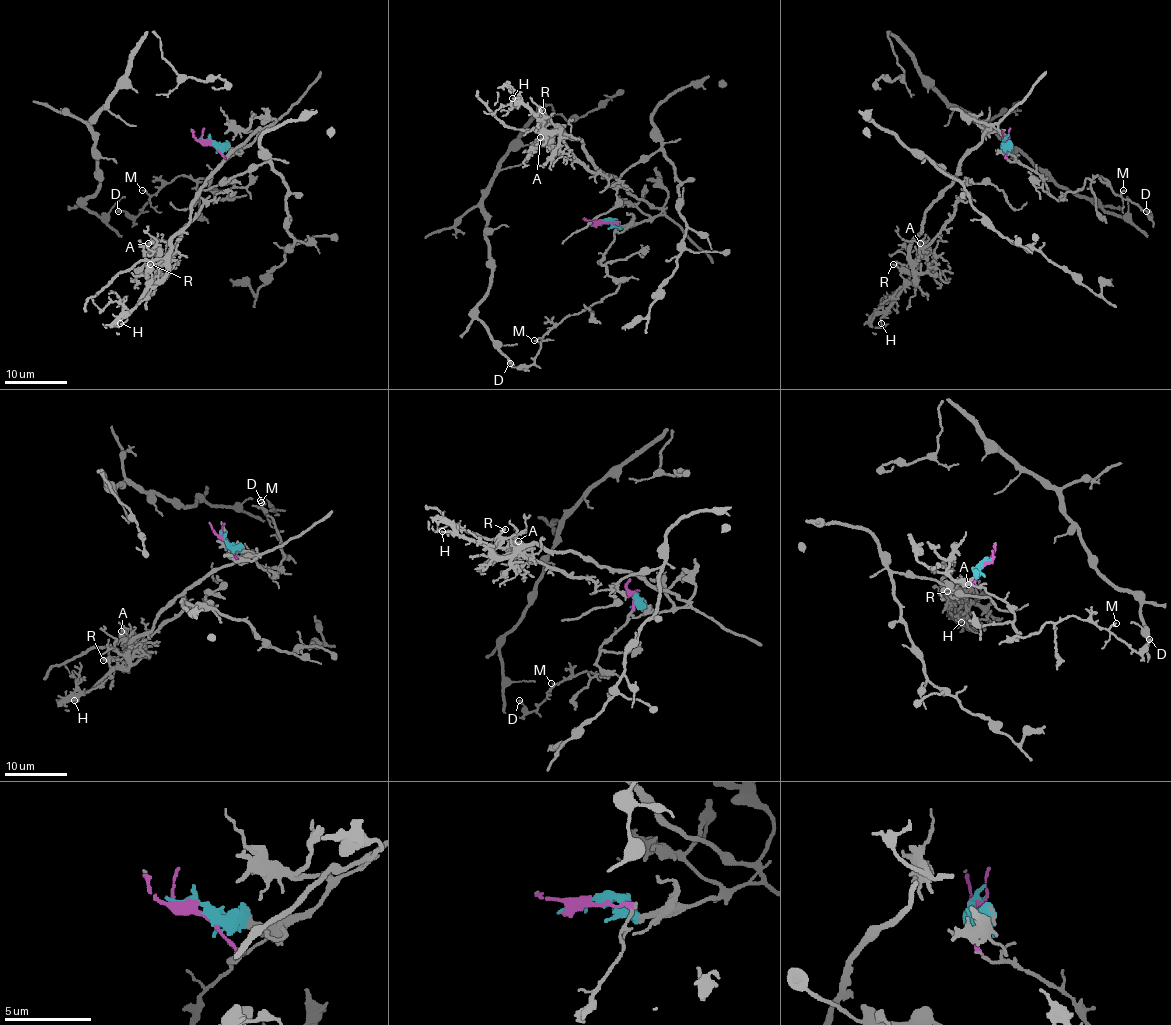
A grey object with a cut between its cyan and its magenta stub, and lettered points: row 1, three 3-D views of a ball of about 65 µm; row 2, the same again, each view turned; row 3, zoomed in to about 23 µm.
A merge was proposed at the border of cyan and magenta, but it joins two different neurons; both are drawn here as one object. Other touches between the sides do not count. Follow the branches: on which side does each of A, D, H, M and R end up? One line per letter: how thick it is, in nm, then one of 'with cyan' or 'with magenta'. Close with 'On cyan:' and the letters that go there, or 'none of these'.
A: 200 nm thick; with cyan
D: 170 nm thick; with magenta
H: 130 nm thick; with cyan
M: 150 nm thick; with magenta
R: 200 nm thick; with cyan
On cyan: A, H, R

